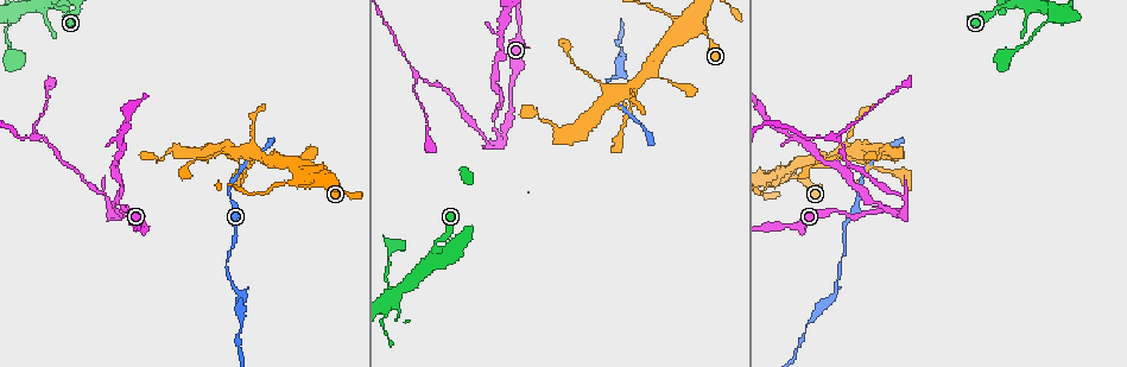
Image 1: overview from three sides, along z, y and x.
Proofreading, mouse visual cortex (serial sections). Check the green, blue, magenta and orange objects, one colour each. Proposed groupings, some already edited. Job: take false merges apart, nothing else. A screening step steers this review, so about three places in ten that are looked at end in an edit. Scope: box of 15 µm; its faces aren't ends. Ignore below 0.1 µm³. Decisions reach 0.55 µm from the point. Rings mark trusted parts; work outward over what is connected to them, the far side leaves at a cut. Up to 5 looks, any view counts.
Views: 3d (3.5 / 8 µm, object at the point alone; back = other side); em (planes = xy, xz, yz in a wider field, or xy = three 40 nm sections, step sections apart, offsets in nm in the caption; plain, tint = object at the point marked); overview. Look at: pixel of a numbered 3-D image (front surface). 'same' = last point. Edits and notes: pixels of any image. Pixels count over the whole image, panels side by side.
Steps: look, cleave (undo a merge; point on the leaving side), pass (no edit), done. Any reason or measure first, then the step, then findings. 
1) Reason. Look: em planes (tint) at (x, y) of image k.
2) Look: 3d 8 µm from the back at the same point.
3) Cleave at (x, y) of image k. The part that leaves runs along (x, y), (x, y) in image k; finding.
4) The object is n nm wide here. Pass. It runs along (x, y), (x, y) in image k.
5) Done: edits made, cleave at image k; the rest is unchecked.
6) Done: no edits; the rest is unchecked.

Thick turns thin. Look: 3d 3.5 µm at (999, 7) of image 1.

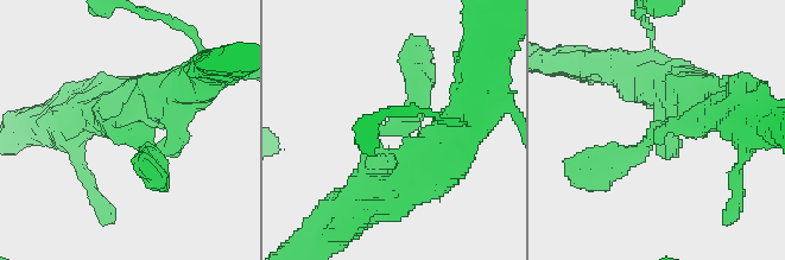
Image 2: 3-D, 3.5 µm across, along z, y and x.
Look: em xy step 2 (tint) at (137, 127) of image 2.

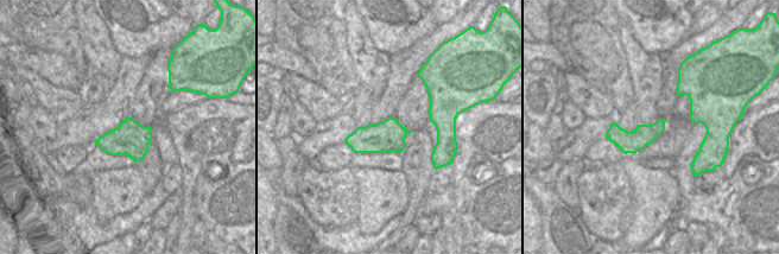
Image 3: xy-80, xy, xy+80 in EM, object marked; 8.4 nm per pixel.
Pass. It runs along (596, 172), (708, 93) in image 2; continuous, no second cell.

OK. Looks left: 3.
Thick turns thin. Look: 3d 8 µm at (126, 209) of image 1.

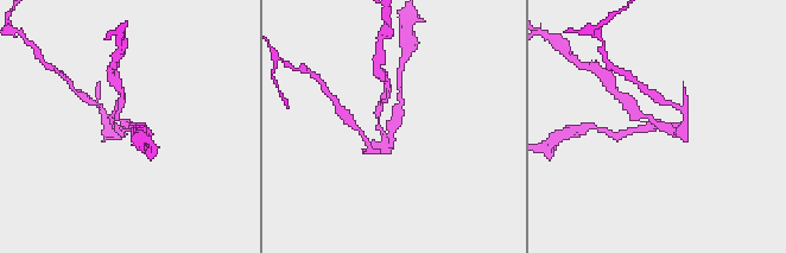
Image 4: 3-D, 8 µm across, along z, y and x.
Look: 3d 3.5 µm at (126, 124) of image 4.

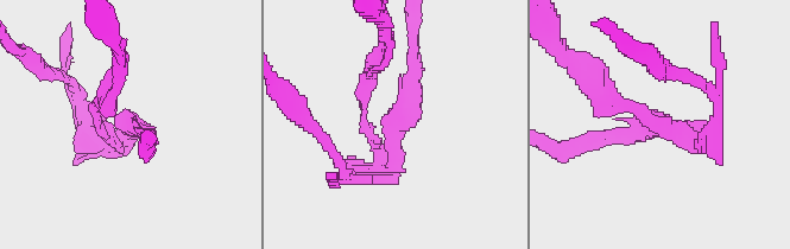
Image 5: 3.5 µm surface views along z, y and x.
3 arms meet here; the arms are 100, 200, 200 nm wide. Look: em planes (tint) at (393, 138) of image 5.

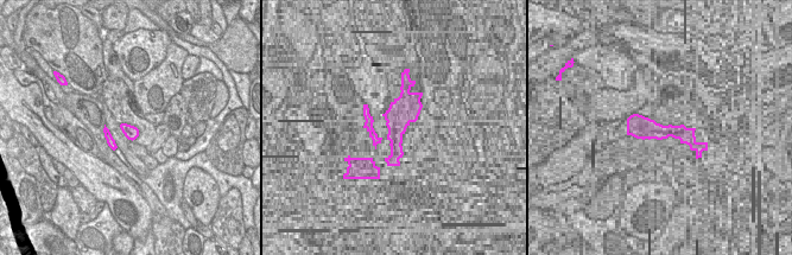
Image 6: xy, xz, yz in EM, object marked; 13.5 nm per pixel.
Cleave at (716, 125) of image 5. The part that leaves runs along (380, 145), (361, 106), (380, 53) in image 5; two cells meet here.

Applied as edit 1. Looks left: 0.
Done: edits made, cleave at image 5; the rest is unchecked.

